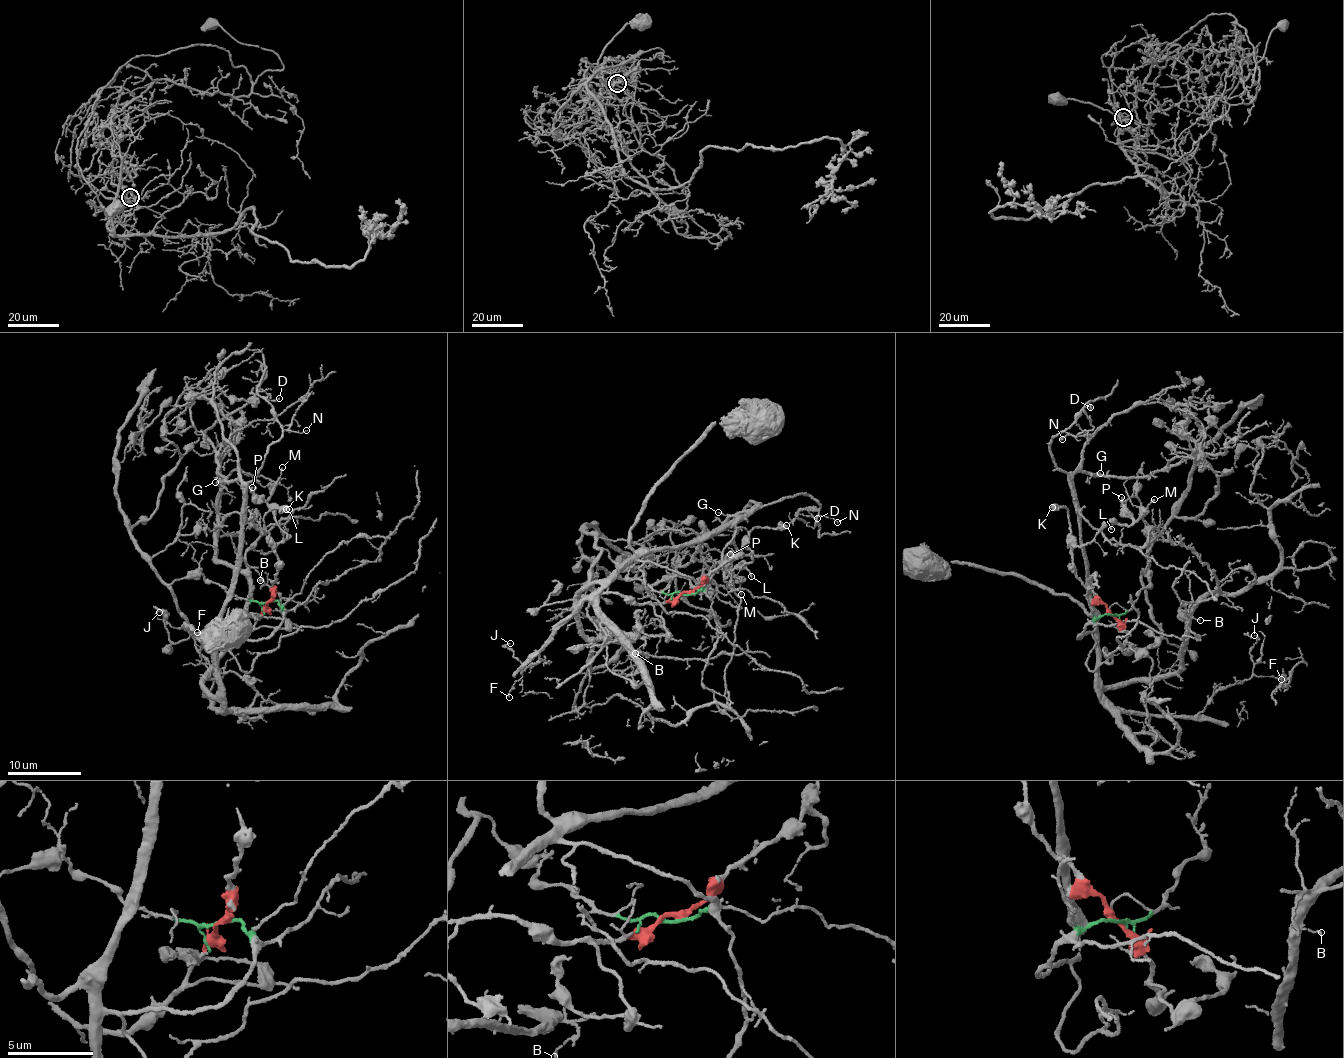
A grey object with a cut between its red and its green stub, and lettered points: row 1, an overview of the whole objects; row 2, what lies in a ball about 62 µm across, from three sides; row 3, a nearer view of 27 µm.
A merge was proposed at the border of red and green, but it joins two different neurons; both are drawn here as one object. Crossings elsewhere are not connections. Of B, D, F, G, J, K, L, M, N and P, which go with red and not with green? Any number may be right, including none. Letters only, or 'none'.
K, L, M, P

